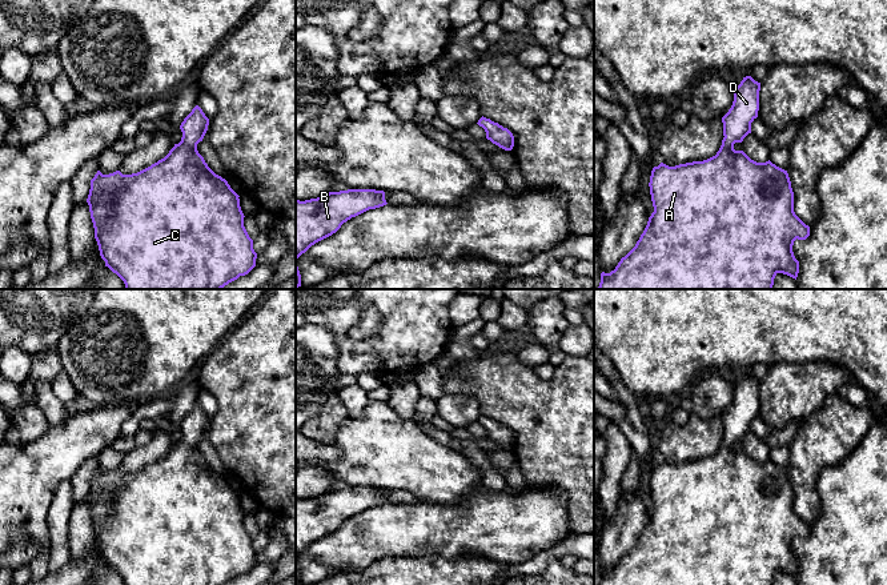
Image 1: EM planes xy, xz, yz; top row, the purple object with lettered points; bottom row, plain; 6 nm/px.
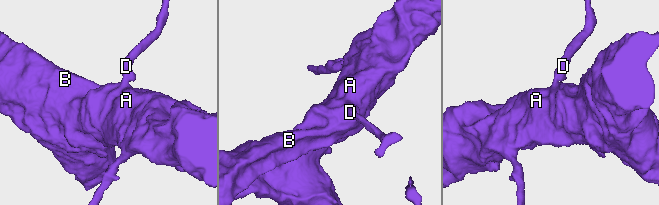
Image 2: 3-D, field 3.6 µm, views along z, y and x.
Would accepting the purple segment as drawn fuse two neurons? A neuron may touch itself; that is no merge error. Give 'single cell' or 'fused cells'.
single cell

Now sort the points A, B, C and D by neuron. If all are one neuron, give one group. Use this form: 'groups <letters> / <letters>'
groups A B C D

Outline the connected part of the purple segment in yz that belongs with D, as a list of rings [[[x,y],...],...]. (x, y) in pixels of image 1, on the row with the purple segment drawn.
[[[751,76],[743,77],[740,84],[734,88],[734,101],[729,112],[722,117],[723,140],[715,156],[703,160],[669,167],[661,163],[654,167],[650,176],[650,195],[654,212],[649,217],[647,225],[637,241],[635,247],[621,259],[618,265],[610,273],[601,273],[601,283],[597,289],[772,289],[774,279],[778,273],[787,275],[796,280],[799,273],[799,261],[792,252],[794,241],[806,240],[810,236],[810,227],[806,225],[794,212],[794,192],[787,171],[776,167],[770,160],[756,163],[743,151],[735,151],[734,144],[742,143],[751,133],[751,123],[758,117],[760,83]]]

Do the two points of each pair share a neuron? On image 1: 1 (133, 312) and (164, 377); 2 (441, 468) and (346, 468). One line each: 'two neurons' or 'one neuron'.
1: one neuron
2: one neuron

